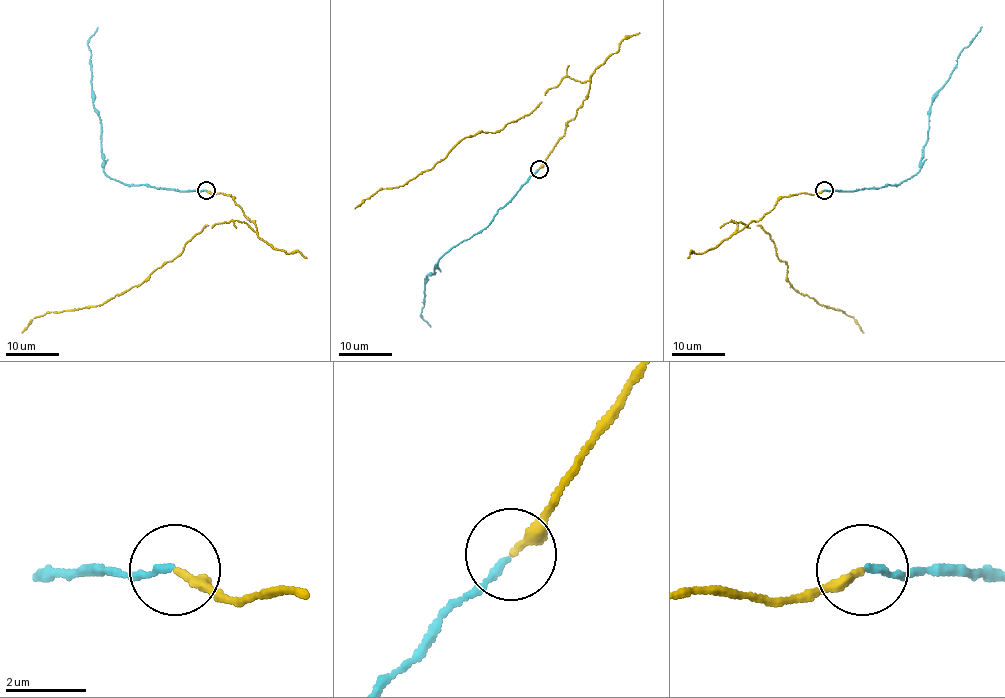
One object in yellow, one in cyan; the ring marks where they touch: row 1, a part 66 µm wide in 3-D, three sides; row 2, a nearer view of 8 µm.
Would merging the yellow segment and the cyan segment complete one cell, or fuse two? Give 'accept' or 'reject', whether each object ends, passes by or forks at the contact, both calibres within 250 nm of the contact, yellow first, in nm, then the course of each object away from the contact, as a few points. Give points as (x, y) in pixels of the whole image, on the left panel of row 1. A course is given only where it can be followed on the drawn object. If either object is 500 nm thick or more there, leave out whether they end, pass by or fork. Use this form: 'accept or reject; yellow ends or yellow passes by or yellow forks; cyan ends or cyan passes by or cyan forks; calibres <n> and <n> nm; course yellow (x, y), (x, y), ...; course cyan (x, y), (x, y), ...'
accept; yellow ends; cyan ends; calibres 200 and 160 nm; course yellow (205, 190), (232, 197), (257, 230), (232, 220), (207, 225), (139, 285), (98, 306), (47, 311), (22, 333); course cyan (205, 190), (125, 185), (104, 172), (100, 117), (94, 107), (91, 52), (87, 40), (98, 27)

